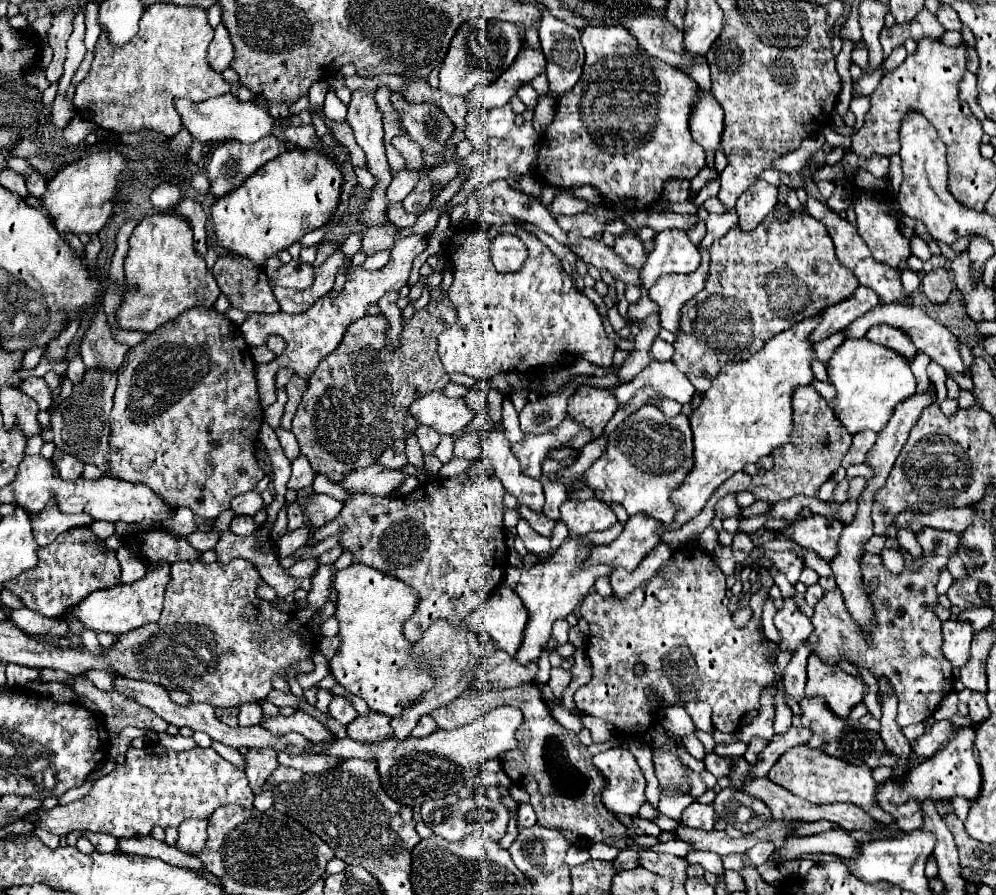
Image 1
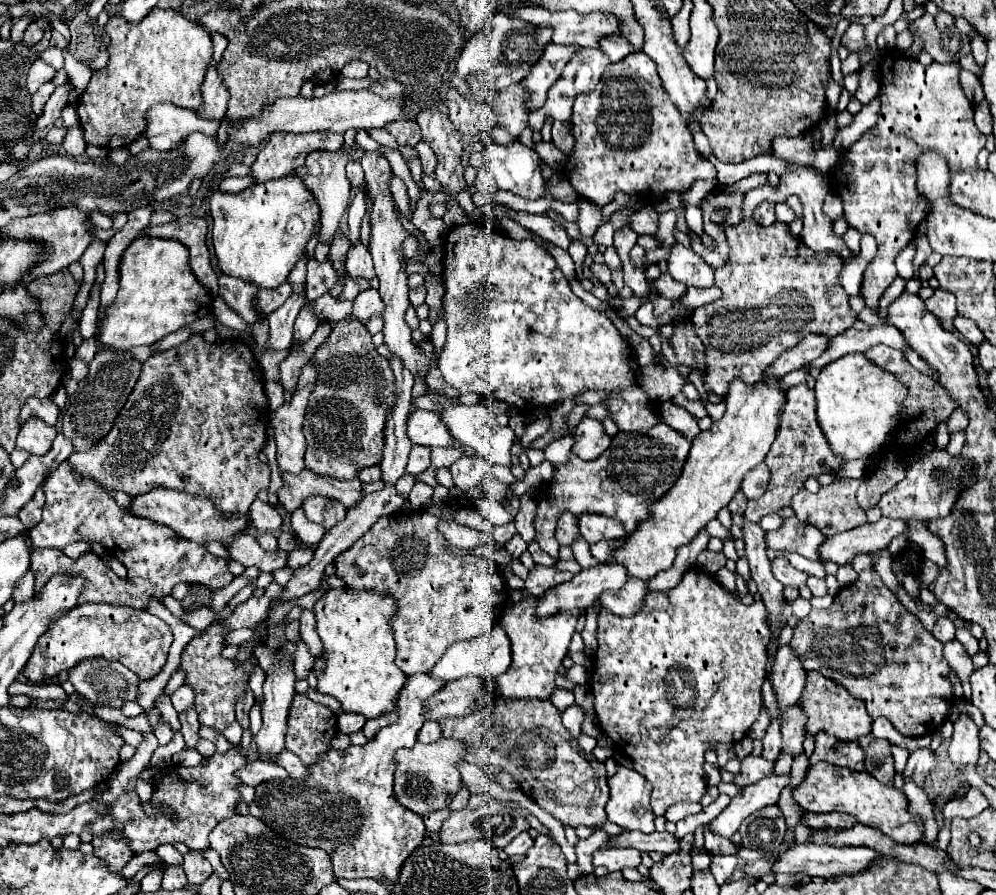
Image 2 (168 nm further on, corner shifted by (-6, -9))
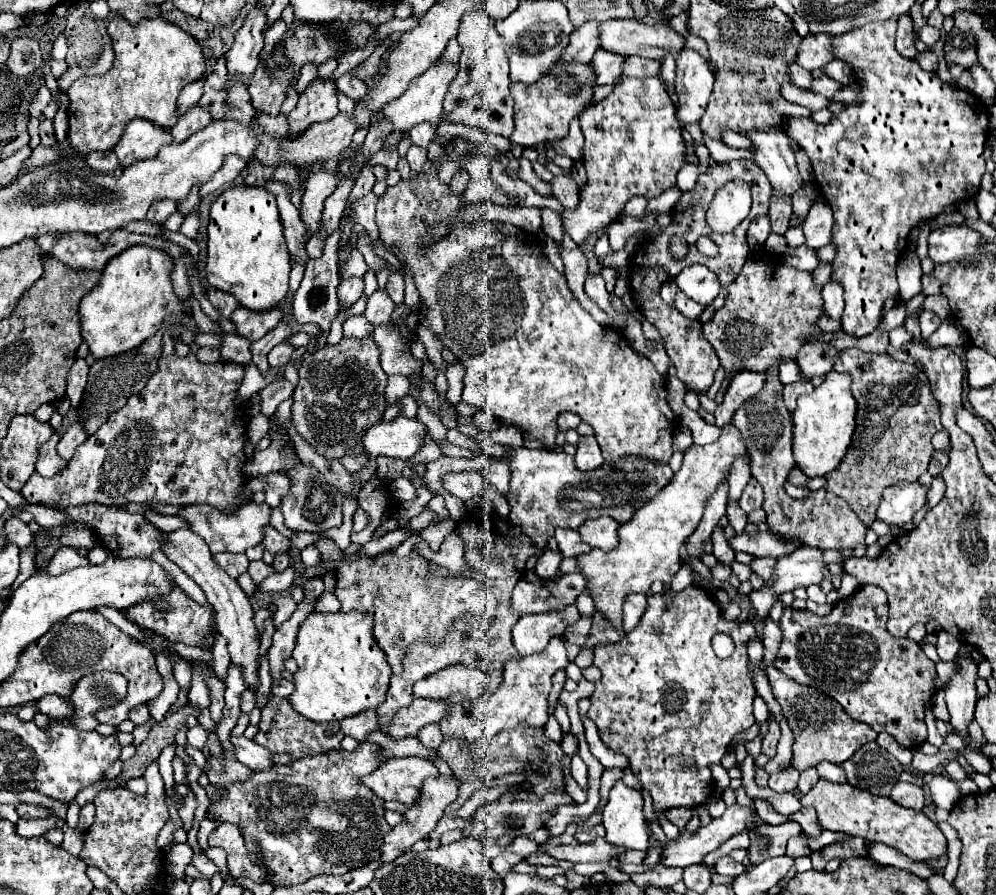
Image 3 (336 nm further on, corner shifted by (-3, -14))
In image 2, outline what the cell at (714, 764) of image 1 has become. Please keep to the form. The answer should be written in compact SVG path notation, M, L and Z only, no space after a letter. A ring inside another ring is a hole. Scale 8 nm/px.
M746 757L742 759L742 769L738 775L734 775L734 783L738 787L744 787L744 785L750 785L754 783L756 779L762 779L762 777L768 777L770 773L774 771L774 765L768 761L764 761L762 757Z

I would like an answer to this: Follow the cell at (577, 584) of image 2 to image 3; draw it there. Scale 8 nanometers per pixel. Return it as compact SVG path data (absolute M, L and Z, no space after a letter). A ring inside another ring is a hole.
M567 606L563 612L545 612L545 614L525 614L511 630L513 646L521 656L531 656L541 652L551 638L563 634L563 630L579 620L579 612L573 606Z

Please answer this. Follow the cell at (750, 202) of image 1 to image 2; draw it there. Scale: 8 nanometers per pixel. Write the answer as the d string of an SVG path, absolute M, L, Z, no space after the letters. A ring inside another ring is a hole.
M764 201L760 203L756 209L754 209L754 215L752 215L754 221L758 221L760 225L772 225L776 221L776 215L774 215L774 203L770 201Z

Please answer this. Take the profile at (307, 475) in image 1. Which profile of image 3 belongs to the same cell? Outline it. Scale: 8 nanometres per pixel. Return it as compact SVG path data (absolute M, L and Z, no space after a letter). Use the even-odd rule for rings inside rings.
M271 472L271 474L265 476L263 494L265 494L265 502L271 508L279 508L279 502L283 498L283 494L287 494L287 490L289 490L289 480L283 474Z

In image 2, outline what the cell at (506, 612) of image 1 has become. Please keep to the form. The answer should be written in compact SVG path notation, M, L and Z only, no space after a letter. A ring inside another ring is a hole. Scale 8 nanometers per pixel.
M498 619L492 627L492 631L484 633L482 637L474 637L468 641L458 641L454 645L450 645L450 649L446 649L446 653L442 655L442 659L434 665L434 669L430 671L432 677L442 679L442 681L454 681L458 677L466 677L466 675L480 675L486 679L498 677L500 673L504 673L510 667L512 655L510 655L510 639L504 631L502 619Z

